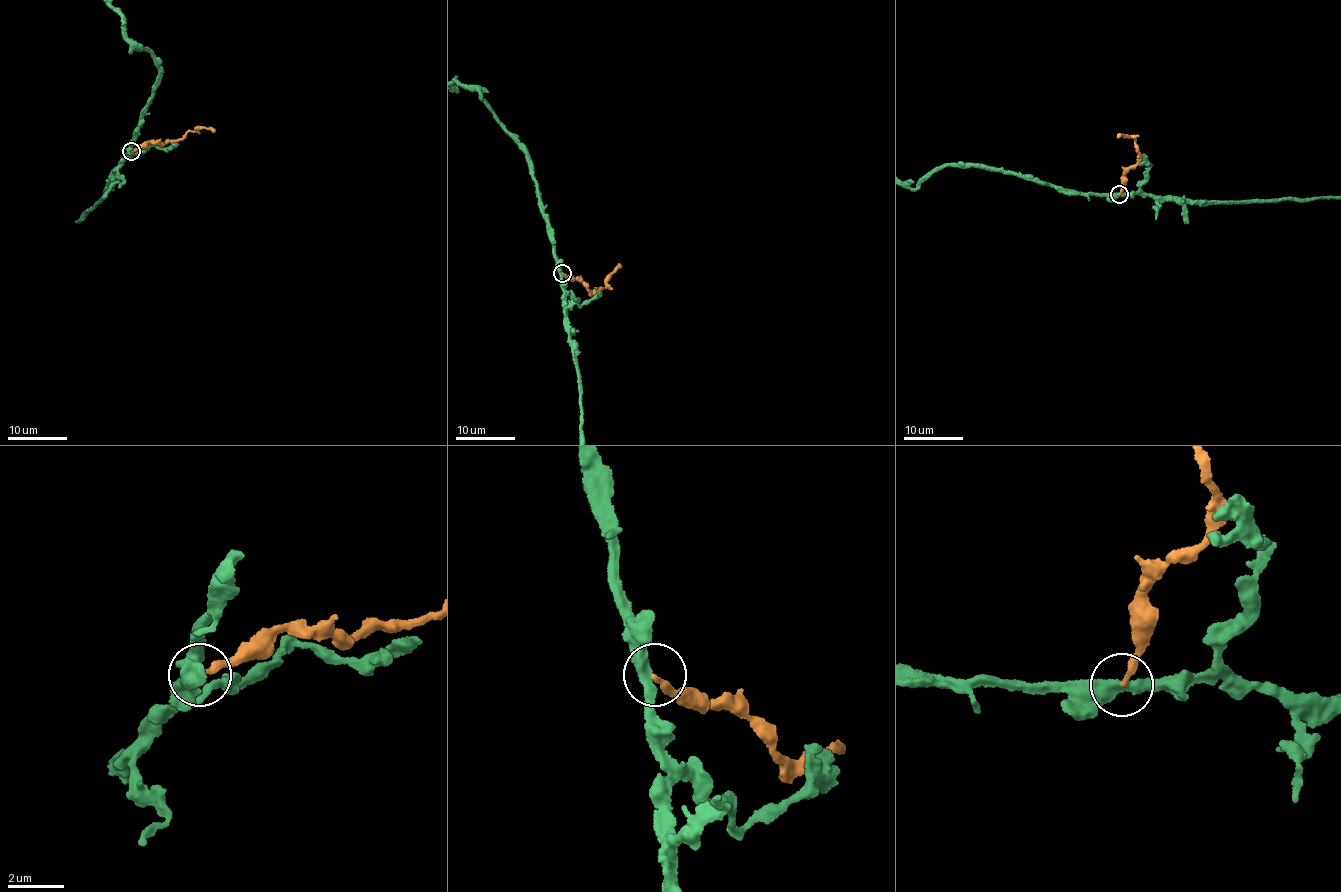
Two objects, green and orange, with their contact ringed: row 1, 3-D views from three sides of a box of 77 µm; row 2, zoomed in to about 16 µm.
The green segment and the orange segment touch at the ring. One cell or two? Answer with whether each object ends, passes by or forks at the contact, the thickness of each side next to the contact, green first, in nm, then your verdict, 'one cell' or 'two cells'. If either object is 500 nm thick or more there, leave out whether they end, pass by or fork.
green passes by; orange ends; calibres 440 and 240 nm; two cells

